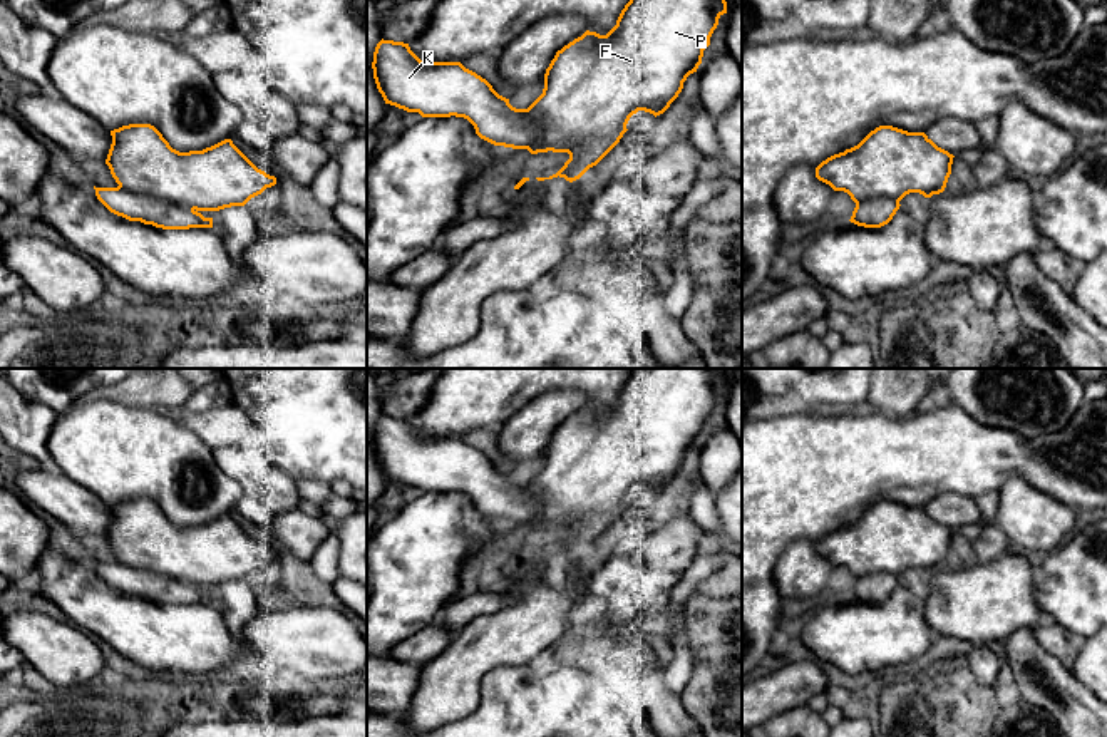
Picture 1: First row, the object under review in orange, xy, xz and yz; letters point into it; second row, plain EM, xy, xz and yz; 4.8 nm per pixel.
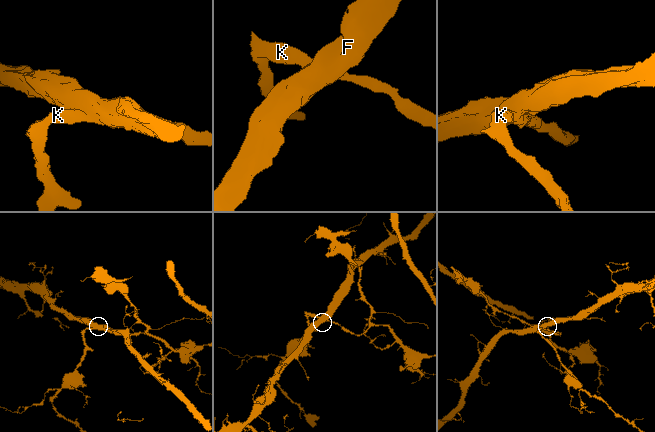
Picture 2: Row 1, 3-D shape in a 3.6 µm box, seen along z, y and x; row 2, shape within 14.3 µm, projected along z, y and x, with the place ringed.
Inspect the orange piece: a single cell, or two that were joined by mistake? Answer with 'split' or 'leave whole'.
split

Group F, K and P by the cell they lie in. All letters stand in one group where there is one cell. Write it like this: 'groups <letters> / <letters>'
groups F P / K

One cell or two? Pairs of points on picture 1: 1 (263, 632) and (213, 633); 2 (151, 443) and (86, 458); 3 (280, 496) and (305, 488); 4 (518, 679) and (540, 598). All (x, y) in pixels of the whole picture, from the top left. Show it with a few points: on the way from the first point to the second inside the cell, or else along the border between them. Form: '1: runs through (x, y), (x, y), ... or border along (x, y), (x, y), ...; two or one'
1: border along (236, 635), (245, 645); two
2: runs through (134, 451), (102, 451); one
3: border along (295, 481), (300, 496); two
4: border along (526, 664), (499, 665), (484, 679); two

